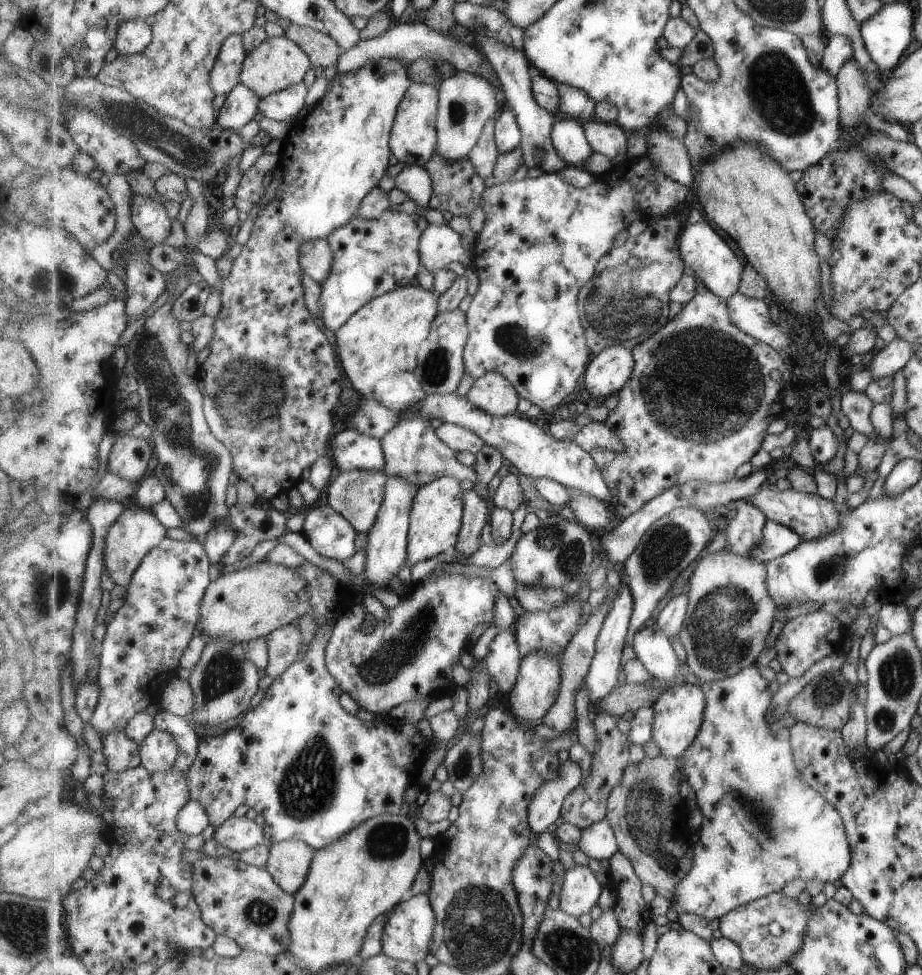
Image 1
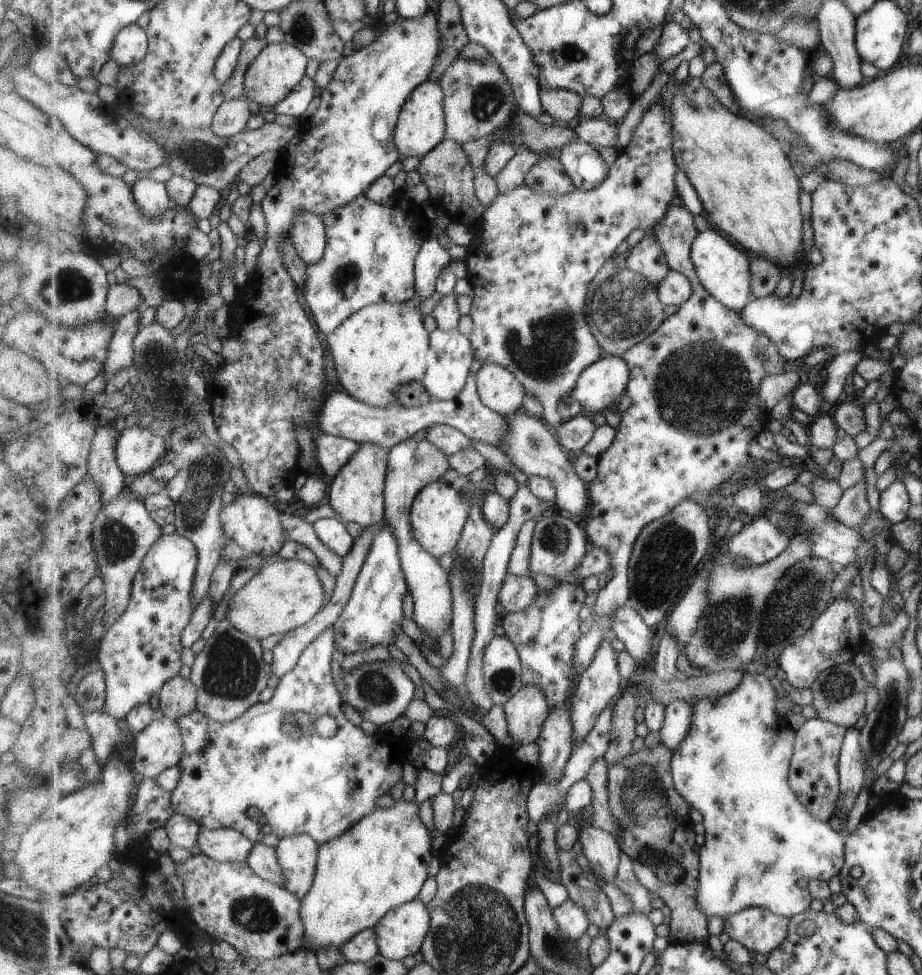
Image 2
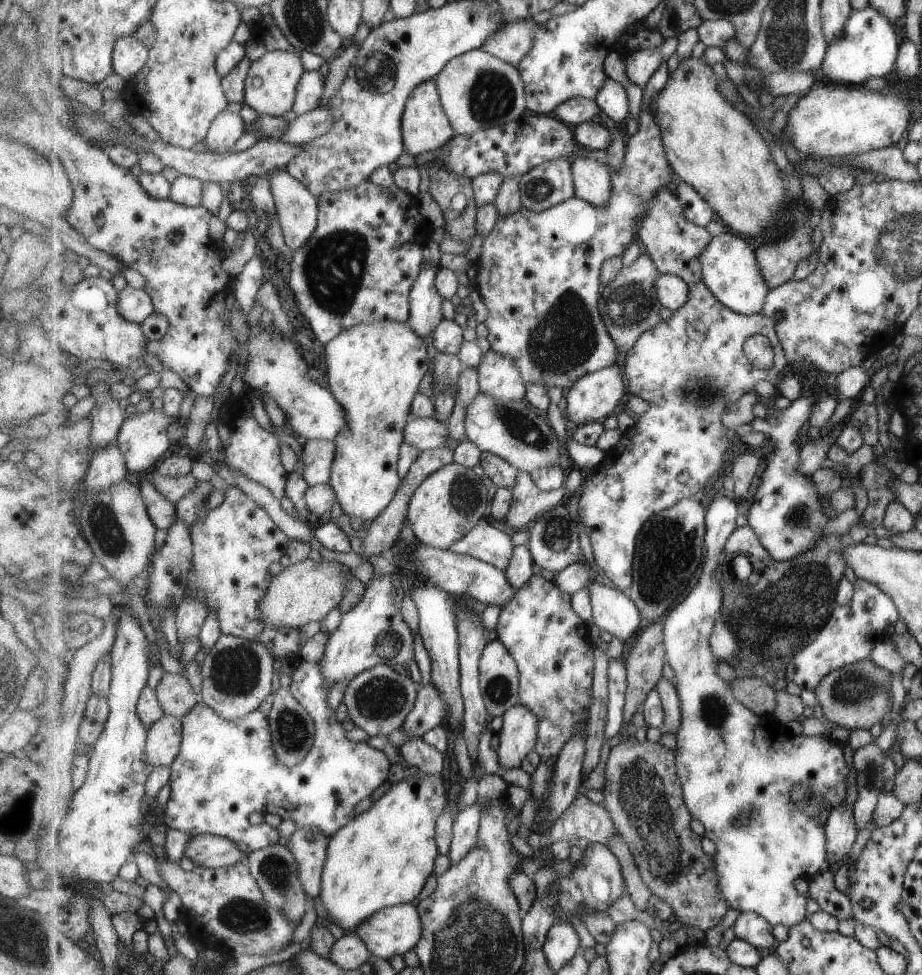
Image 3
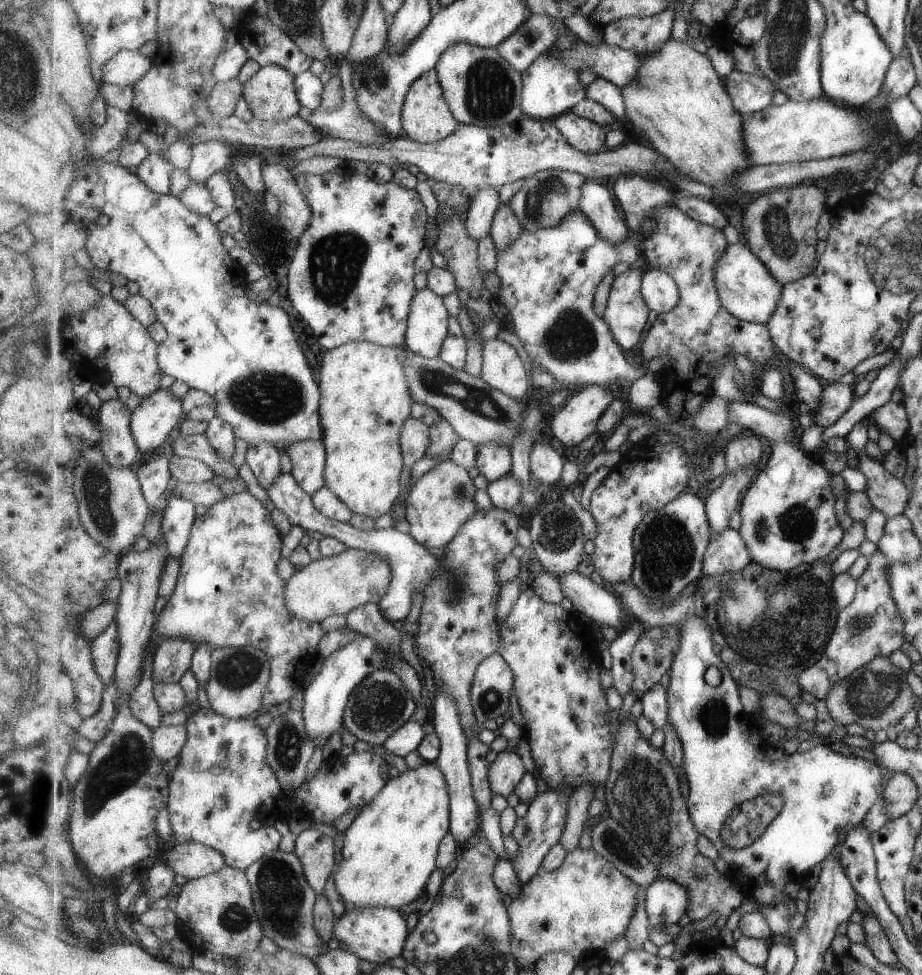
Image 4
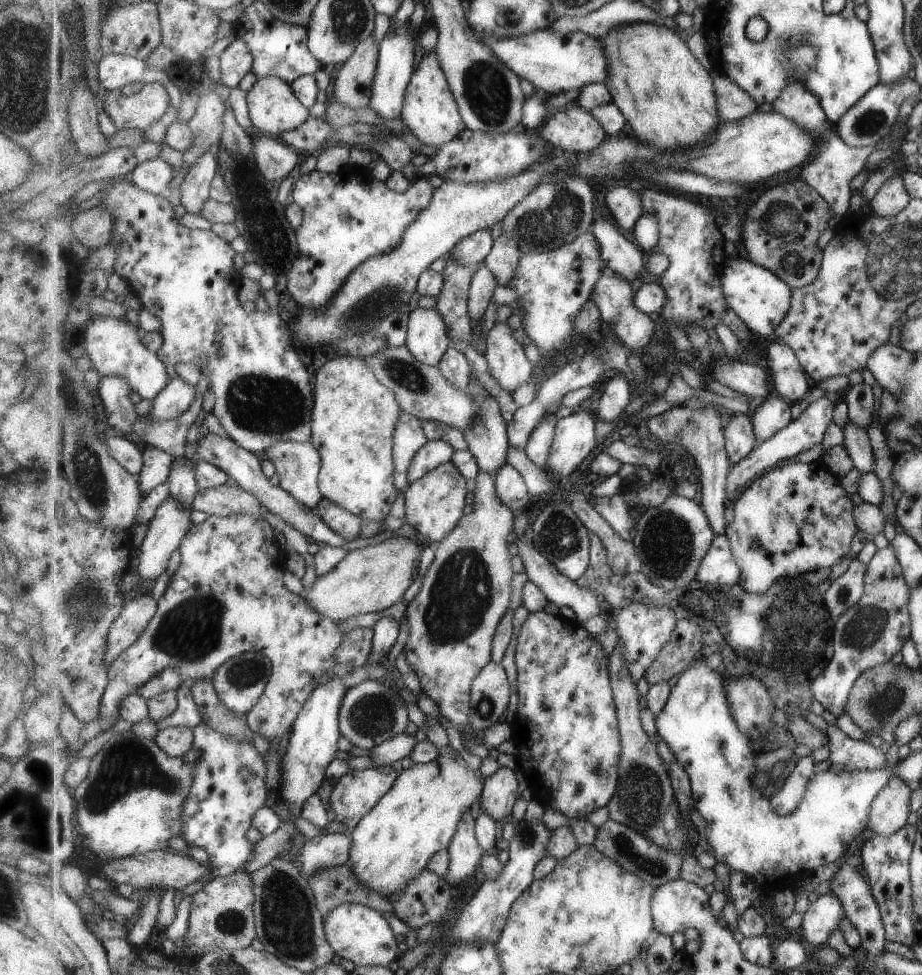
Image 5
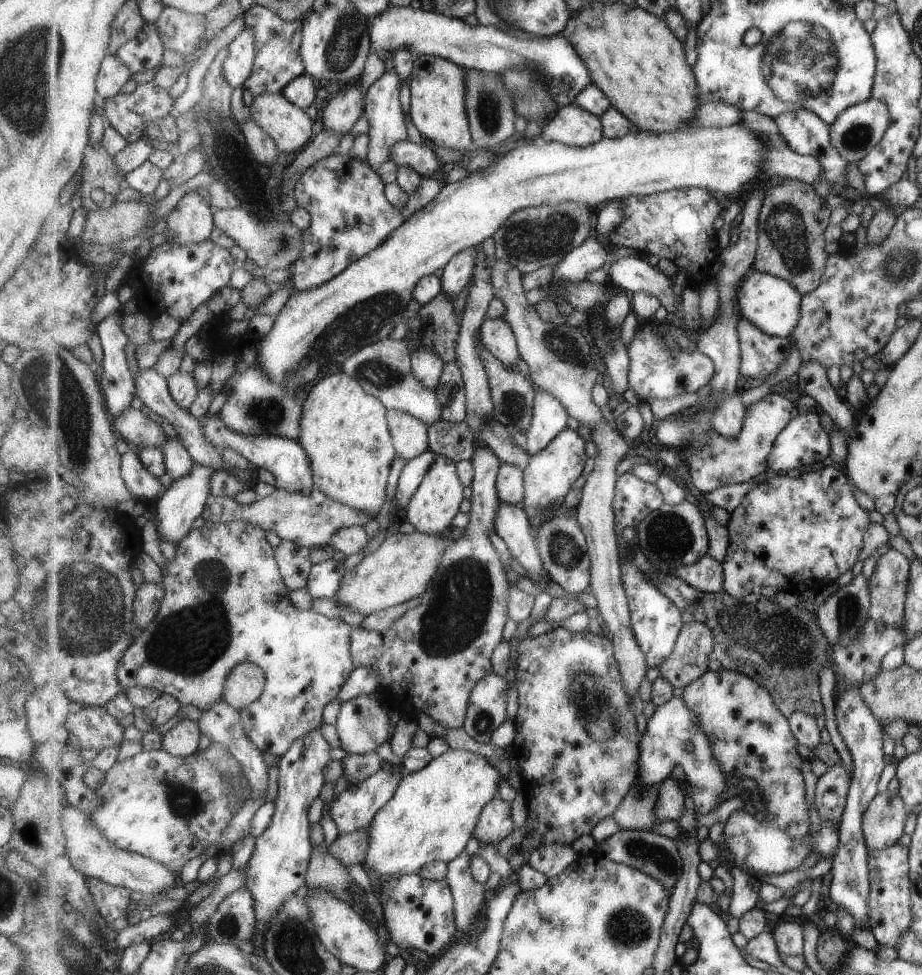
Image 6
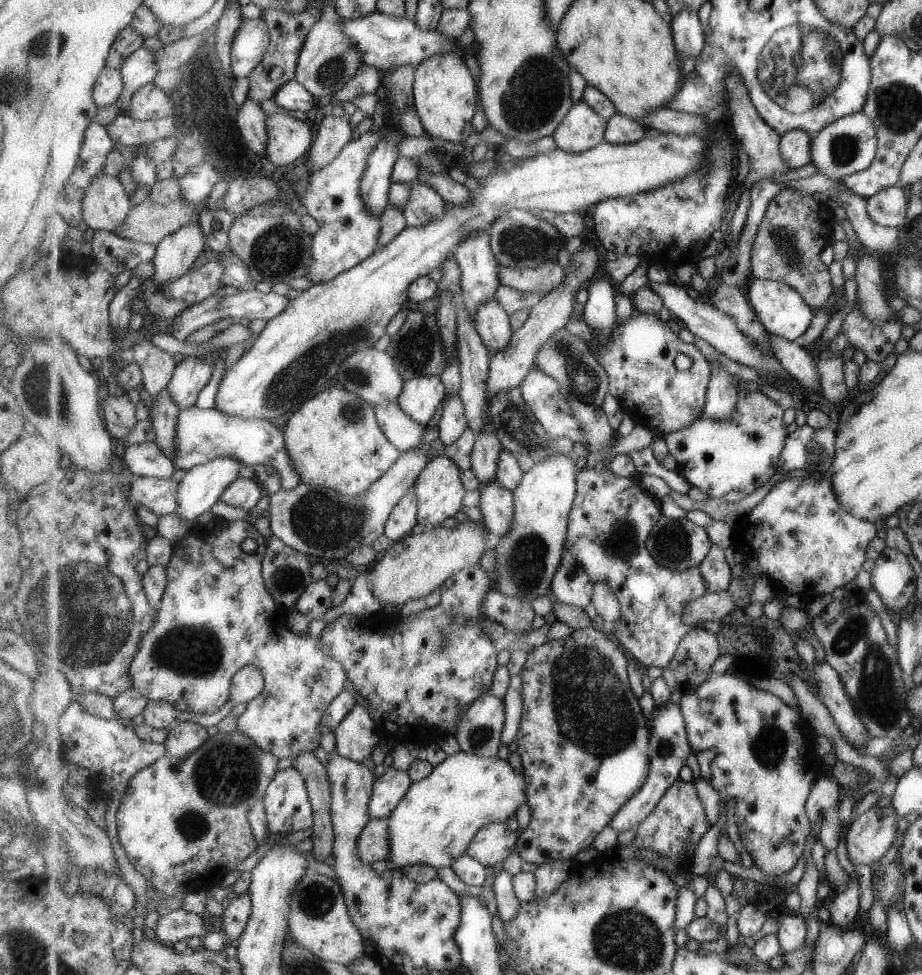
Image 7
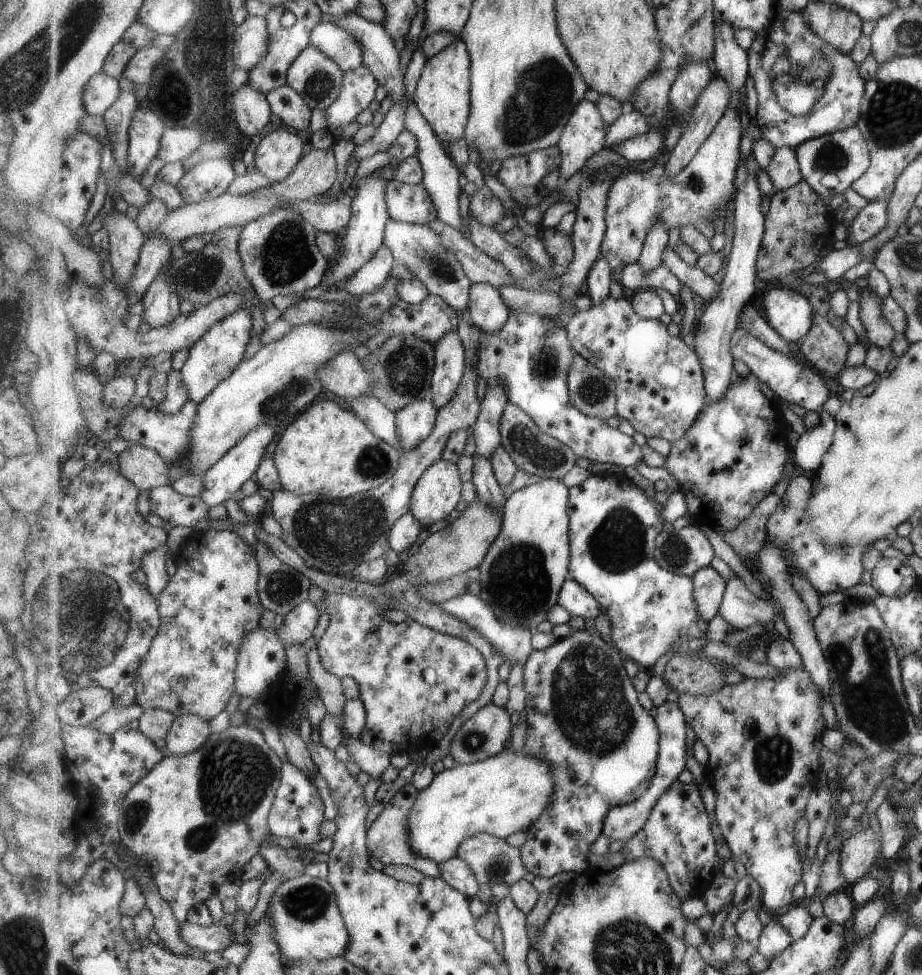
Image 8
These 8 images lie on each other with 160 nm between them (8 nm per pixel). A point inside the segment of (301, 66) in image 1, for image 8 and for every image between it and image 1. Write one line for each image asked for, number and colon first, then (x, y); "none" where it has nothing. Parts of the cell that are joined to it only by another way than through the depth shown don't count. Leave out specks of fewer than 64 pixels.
2: (280, 67)
3: (271, 87)
4: (271, 92)
5: (274, 108)
6: (289, 124)
7: (290, 140)
8: (278, 153)

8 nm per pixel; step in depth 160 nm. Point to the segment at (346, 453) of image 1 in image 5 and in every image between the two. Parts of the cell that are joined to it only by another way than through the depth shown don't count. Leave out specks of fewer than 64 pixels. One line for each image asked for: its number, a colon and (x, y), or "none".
2: (334, 452)
3: (318, 455)
4: (308, 459)
5: (299, 465)

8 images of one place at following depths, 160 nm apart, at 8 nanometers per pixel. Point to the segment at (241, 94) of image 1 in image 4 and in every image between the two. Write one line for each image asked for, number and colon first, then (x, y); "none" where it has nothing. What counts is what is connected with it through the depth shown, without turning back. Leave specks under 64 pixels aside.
2: (233, 117)
3: (227, 128)
4: (210, 157)

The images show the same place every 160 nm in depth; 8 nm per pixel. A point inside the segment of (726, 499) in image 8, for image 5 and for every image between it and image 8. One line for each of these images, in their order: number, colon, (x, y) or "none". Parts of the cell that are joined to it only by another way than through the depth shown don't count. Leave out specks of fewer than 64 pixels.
5: (771, 415)
6: (723, 461)
7: (730, 459)

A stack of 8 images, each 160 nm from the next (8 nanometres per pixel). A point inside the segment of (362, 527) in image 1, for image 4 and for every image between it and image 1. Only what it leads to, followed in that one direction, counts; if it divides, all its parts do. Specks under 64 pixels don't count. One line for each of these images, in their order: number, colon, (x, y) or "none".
2: (357, 494)
3: (375, 369)
4: (366, 400)

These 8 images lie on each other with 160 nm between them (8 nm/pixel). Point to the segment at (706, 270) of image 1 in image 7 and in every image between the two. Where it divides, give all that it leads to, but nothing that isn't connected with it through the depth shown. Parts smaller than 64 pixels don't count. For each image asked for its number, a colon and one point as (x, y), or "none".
2: (724, 270)
3: (732, 271)
4: (748, 289)
5: (759, 297)
6: (769, 302)
7: (784, 312)

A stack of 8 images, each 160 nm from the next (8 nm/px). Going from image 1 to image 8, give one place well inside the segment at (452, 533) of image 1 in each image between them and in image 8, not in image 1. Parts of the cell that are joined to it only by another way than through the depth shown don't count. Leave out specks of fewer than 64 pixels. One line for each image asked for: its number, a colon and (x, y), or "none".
2: (439, 514)
3: (450, 503)
4: (443, 499)
5: (435, 504)
6: (438, 500)
7: (440, 487)
8: (437, 494)

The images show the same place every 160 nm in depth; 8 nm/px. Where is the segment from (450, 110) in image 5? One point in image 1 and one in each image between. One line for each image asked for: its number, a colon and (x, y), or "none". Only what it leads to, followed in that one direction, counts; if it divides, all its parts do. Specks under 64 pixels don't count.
1: (414, 140)
2: (422, 126)
3: (426, 125)
4: (427, 117)

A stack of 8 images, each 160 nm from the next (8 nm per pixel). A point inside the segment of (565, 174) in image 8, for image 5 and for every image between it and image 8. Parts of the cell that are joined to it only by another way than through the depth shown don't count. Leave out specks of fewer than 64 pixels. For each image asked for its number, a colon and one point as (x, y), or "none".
5: (574, 130)
6: (571, 125)
7: (582, 129)

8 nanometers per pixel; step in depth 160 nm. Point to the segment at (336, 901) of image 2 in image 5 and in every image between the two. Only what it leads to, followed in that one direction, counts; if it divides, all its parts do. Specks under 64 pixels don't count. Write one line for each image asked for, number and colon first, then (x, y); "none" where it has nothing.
3: (384, 856)
4: (390, 849)
5: (392, 845)

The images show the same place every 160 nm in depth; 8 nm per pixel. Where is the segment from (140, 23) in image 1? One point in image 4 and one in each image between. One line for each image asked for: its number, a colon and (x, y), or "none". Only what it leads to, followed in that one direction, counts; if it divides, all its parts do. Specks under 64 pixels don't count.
2: (131, 46)
3: (130, 56)
4: (125, 68)

